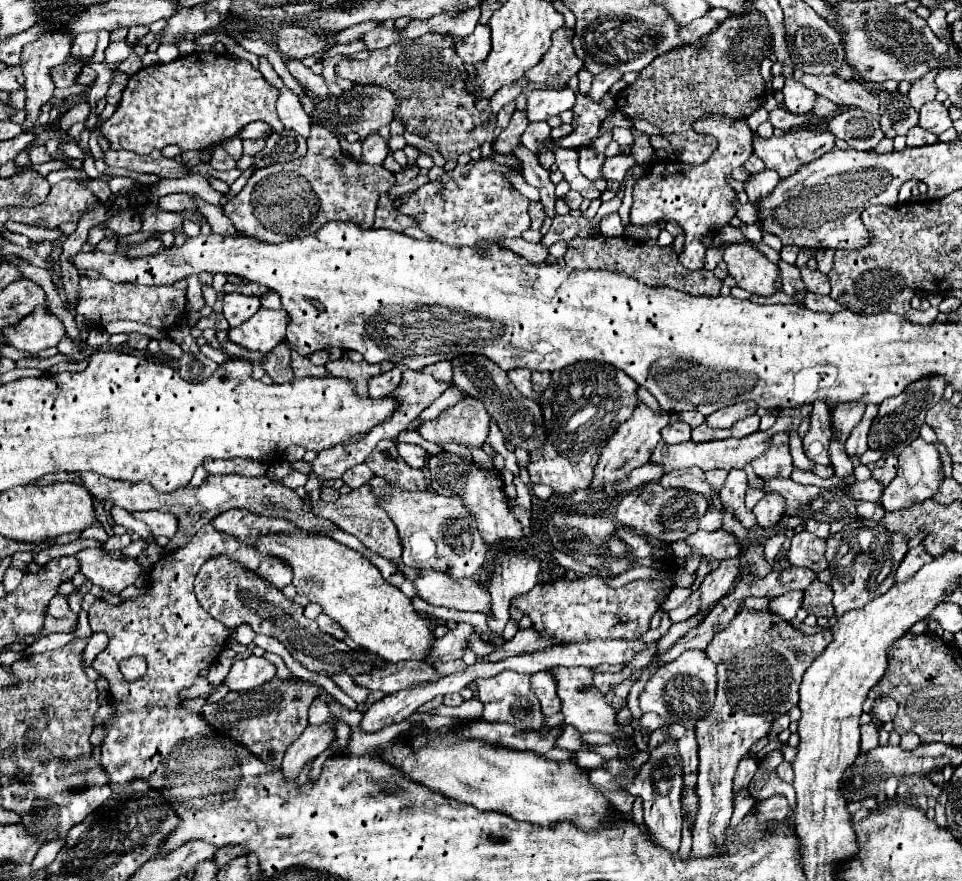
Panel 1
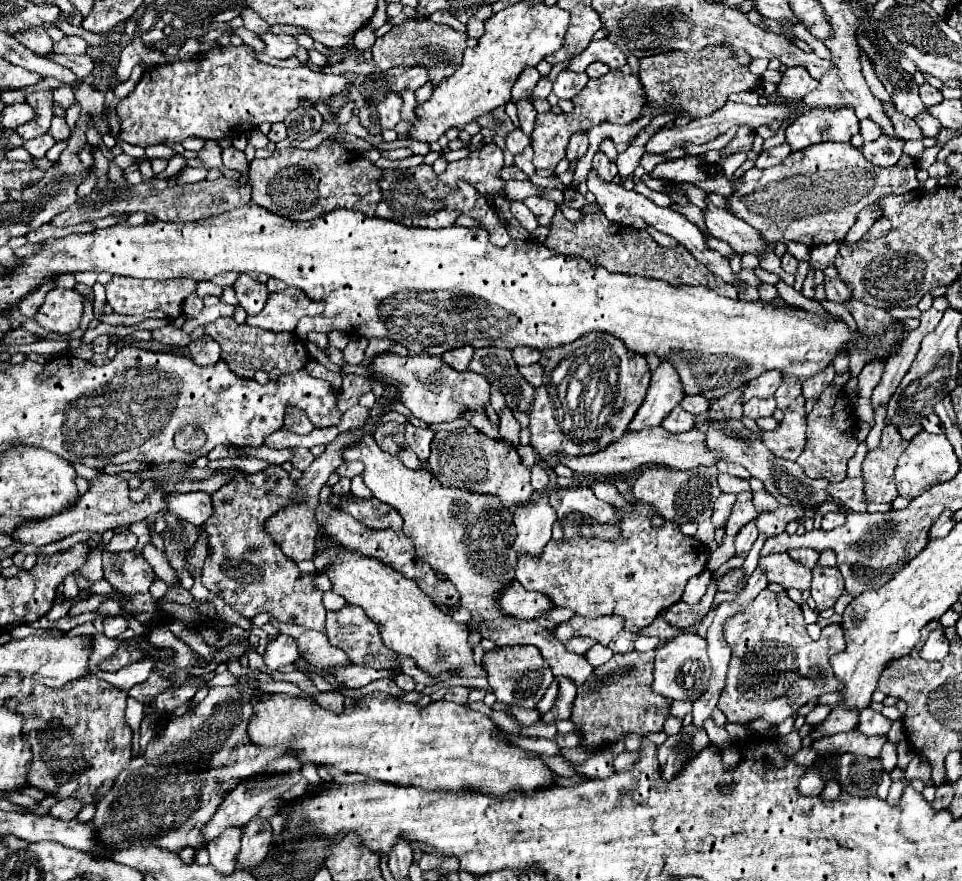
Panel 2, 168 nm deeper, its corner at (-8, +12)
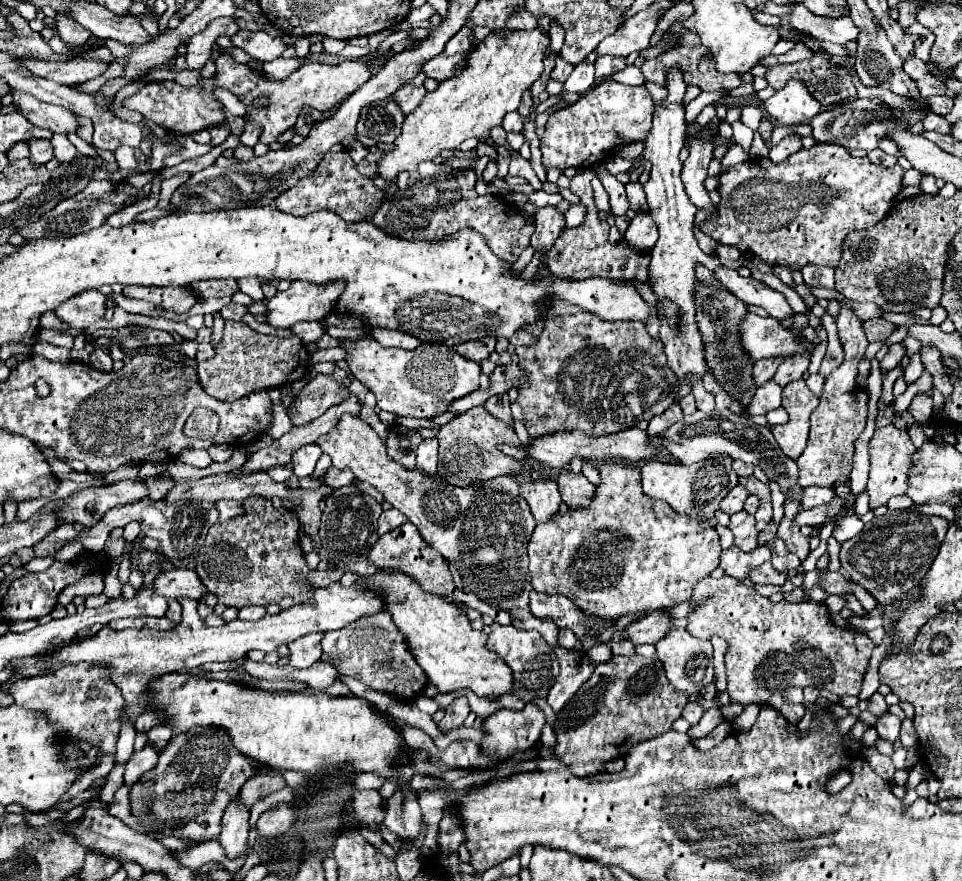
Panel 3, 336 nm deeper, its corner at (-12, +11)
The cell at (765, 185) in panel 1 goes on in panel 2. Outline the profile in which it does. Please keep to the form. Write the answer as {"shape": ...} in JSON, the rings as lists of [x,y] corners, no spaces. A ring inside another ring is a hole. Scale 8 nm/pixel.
{"shape":[[[787,143],[777,145],[777,147],[769,149],[769,151],[763,151],[763,153],[757,157],[755,165],[757,165],[759,169],[767,169],[767,167],[771,167],[771,165],[779,165],[789,153],[791,153],[791,147],[789,147]]]}

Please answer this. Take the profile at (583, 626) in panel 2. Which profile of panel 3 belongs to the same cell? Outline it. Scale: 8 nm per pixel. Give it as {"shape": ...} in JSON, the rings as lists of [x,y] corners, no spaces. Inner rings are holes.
{"shape":[[[657,610],[633,624],[625,626],[625,632],[633,644],[645,644],[645,642],[655,644],[669,632],[669,618],[665,616],[663,610]]]}

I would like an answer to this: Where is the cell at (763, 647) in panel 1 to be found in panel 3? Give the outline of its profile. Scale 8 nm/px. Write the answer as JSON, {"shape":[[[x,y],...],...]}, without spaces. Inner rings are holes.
{"shape":[[[707,576],[699,580],[693,588],[691,602],[693,610],[687,616],[687,632],[701,640],[721,636],[729,644],[725,666],[731,702],[741,706],[771,706],[789,722],[797,724],[805,714],[805,706],[783,700],[787,688],[813,686],[817,690],[827,688],[837,696],[859,694],[875,644],[859,632],[835,626],[825,604],[809,600],[799,604],[787,600],[771,602],[731,576],[719,580]]]}

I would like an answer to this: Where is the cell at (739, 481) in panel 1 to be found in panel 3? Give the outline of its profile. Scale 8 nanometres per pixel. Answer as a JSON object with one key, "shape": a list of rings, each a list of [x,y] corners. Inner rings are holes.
{"shape":[[[741,510],[731,516],[729,530],[735,536],[735,546],[741,548],[743,552],[751,552],[757,548],[757,530],[755,530],[755,518]]]}

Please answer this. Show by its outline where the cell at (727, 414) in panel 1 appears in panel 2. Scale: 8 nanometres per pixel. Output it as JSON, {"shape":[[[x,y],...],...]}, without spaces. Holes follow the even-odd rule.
{"shape":[[[767,371],[763,375],[759,375],[757,379],[749,381],[749,385],[745,387],[745,393],[743,393],[743,403],[747,403],[751,397],[761,397],[761,399],[767,399],[771,397],[779,385],[783,383],[783,373],[781,371]]]}

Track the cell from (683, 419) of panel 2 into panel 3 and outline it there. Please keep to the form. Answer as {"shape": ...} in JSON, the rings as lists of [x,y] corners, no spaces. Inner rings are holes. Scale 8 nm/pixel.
{"shape":[[[673,404],[671,408],[667,408],[663,414],[659,414],[659,416],[655,416],[651,422],[649,422],[649,428],[647,428],[647,432],[649,434],[657,434],[657,432],[665,432],[667,428],[671,428],[675,422],[679,422],[679,420],[683,420],[683,410],[681,410],[681,406],[679,404]]]}

